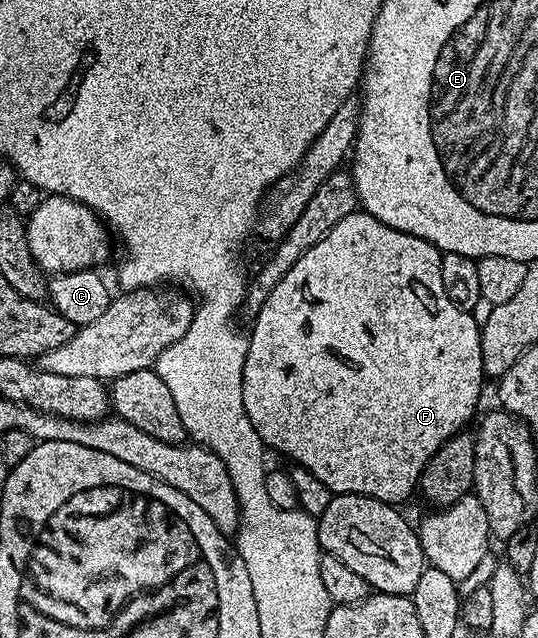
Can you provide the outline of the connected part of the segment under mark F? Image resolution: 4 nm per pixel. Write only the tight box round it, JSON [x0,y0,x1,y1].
[242,210,484,506]

